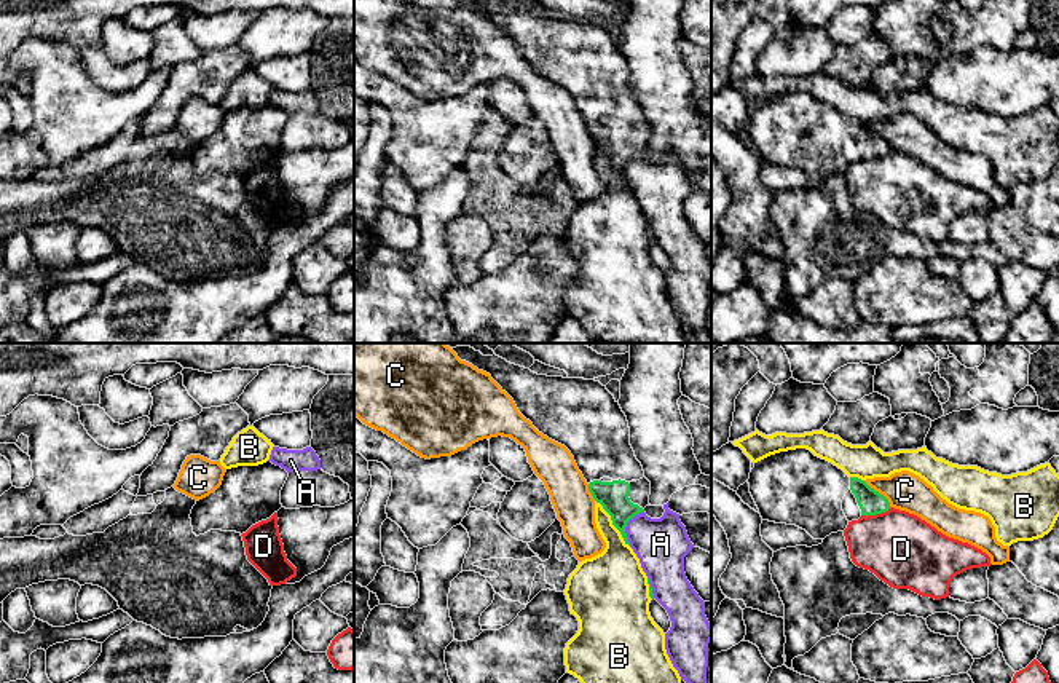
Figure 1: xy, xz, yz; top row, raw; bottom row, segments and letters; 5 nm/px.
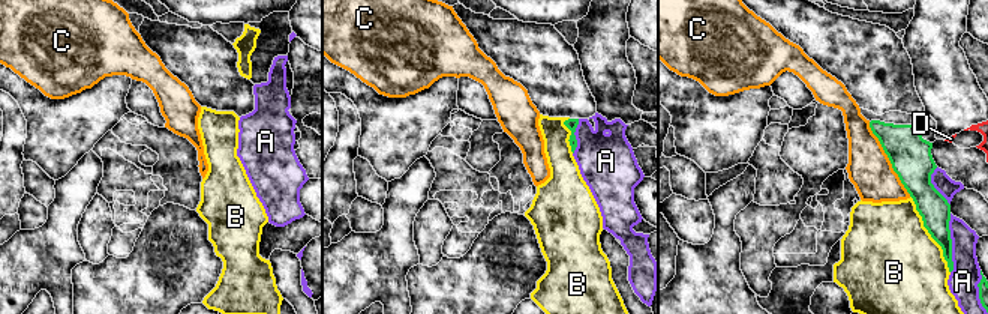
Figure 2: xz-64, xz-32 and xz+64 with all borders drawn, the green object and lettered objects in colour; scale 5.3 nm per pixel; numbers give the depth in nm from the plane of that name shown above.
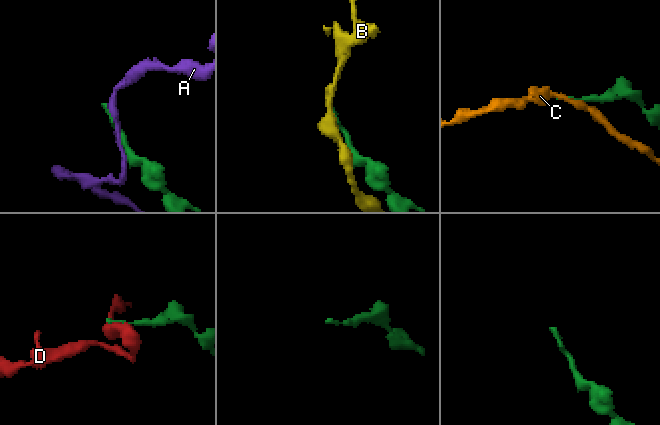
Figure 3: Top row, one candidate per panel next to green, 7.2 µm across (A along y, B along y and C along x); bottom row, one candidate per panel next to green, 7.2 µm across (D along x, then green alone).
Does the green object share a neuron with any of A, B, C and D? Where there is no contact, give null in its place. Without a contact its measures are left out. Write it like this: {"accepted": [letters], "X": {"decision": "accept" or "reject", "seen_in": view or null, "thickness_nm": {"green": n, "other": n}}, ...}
{"accepted": [], "A": {"decision": "reject", "seen_in": "xz", "thickness_nm": {"green": 150, "other": 260}}, "B": {"decision": "reject", "seen_in": "xz", "thickness_nm": {"green": 150, "other": 260}}, "C": {"decision": "reject", "seen_in": "yz", "thickness_nm": {"green": 120, "other": 190}}, "D": {"decision": "reject", "seen_in": "yz", "thickness_nm": {"green": 120, "other": 360}}}

